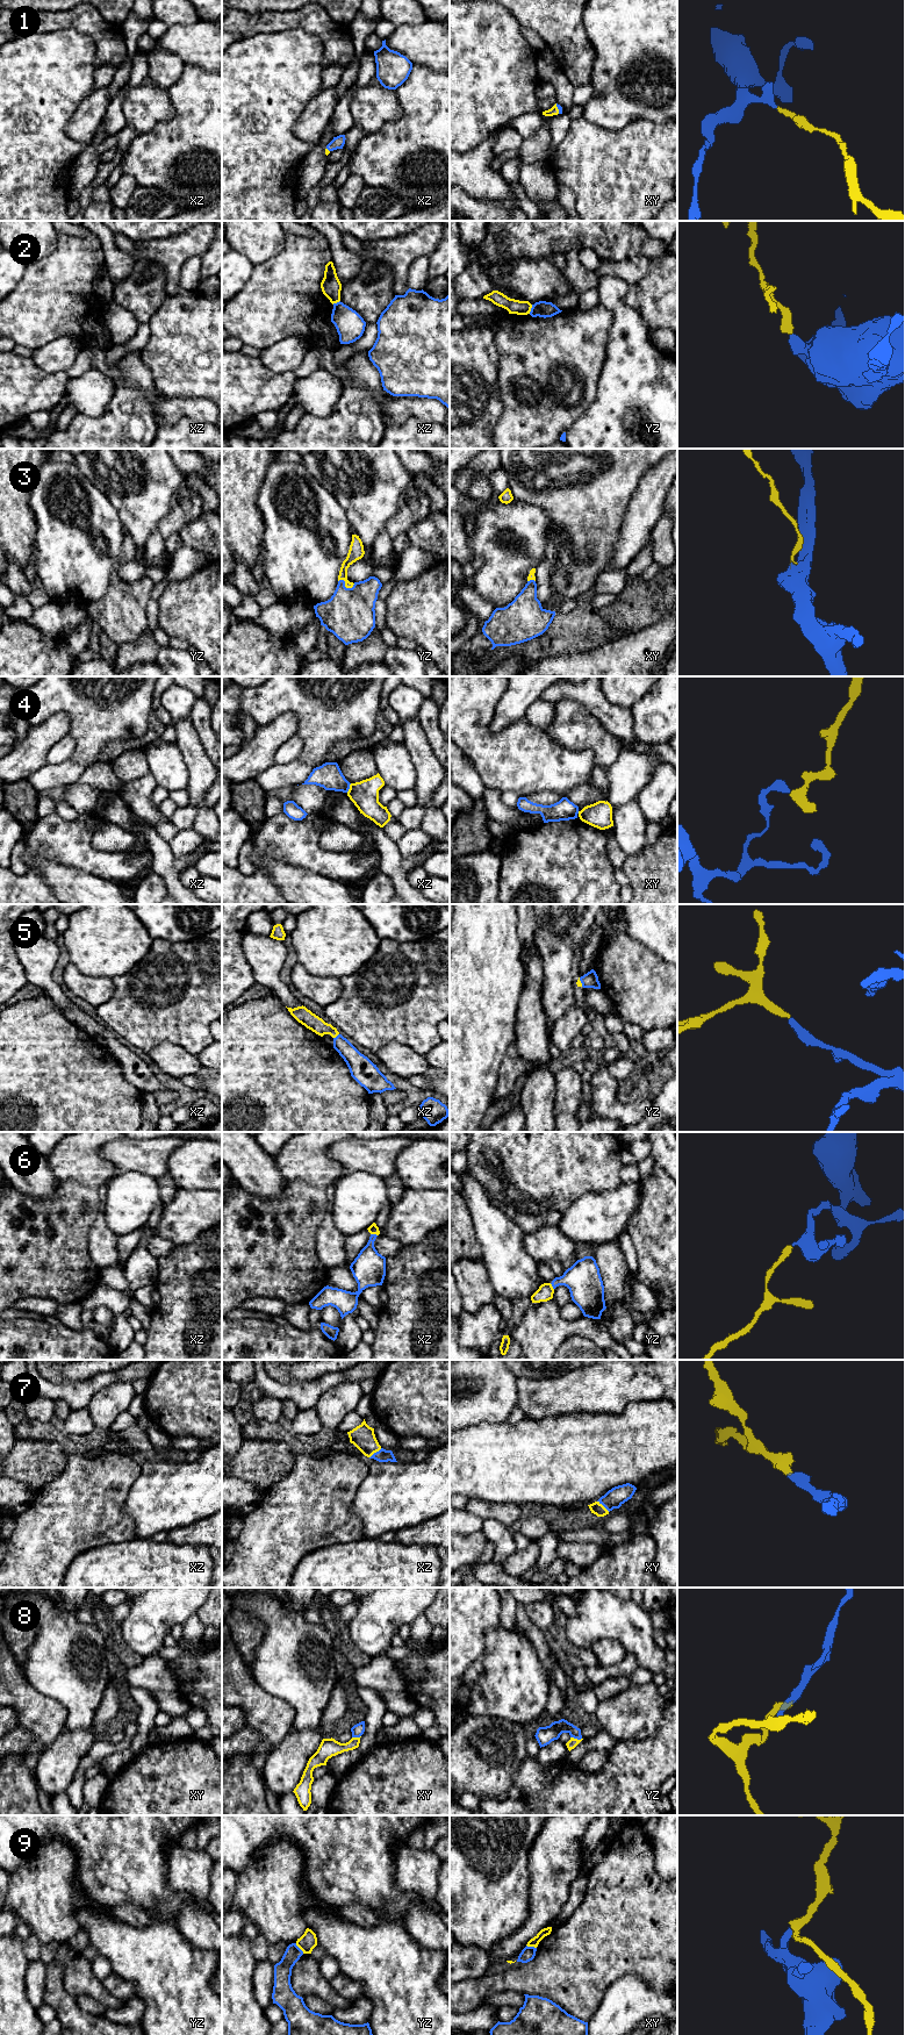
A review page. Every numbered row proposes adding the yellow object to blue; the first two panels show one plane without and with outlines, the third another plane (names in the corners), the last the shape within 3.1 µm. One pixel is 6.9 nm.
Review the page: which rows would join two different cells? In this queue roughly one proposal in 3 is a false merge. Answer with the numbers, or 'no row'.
2, 4, 9

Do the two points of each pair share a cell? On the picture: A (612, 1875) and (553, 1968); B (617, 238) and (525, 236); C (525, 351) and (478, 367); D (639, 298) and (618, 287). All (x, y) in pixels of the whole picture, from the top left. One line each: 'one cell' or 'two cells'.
A: one cell
B: one cell
C: two cells
D: two cells

